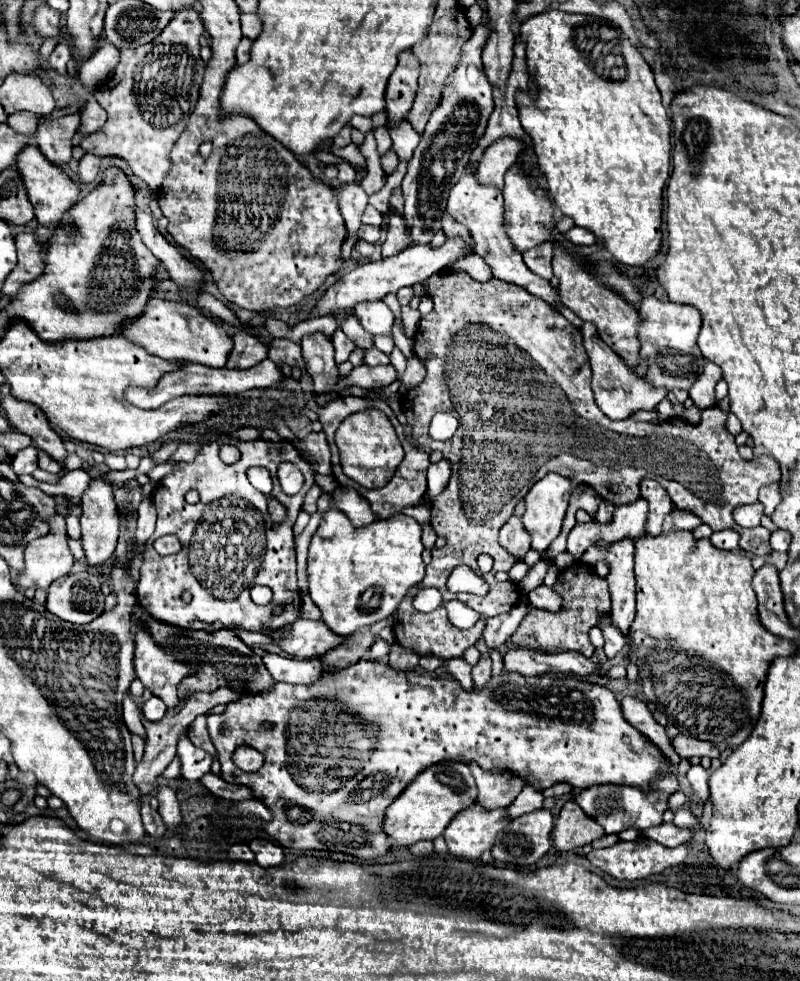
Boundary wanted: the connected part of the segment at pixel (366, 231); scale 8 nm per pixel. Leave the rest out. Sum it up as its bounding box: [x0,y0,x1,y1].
[358,224,382,244]

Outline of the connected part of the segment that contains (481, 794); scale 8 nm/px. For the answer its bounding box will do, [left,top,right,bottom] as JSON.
[469,762,526,810]

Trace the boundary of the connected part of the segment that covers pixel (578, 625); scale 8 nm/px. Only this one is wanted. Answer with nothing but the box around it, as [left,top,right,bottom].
[510,562,610,658]

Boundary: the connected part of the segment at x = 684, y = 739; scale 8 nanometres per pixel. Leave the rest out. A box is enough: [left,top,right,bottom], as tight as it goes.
[672,734,720,758]

